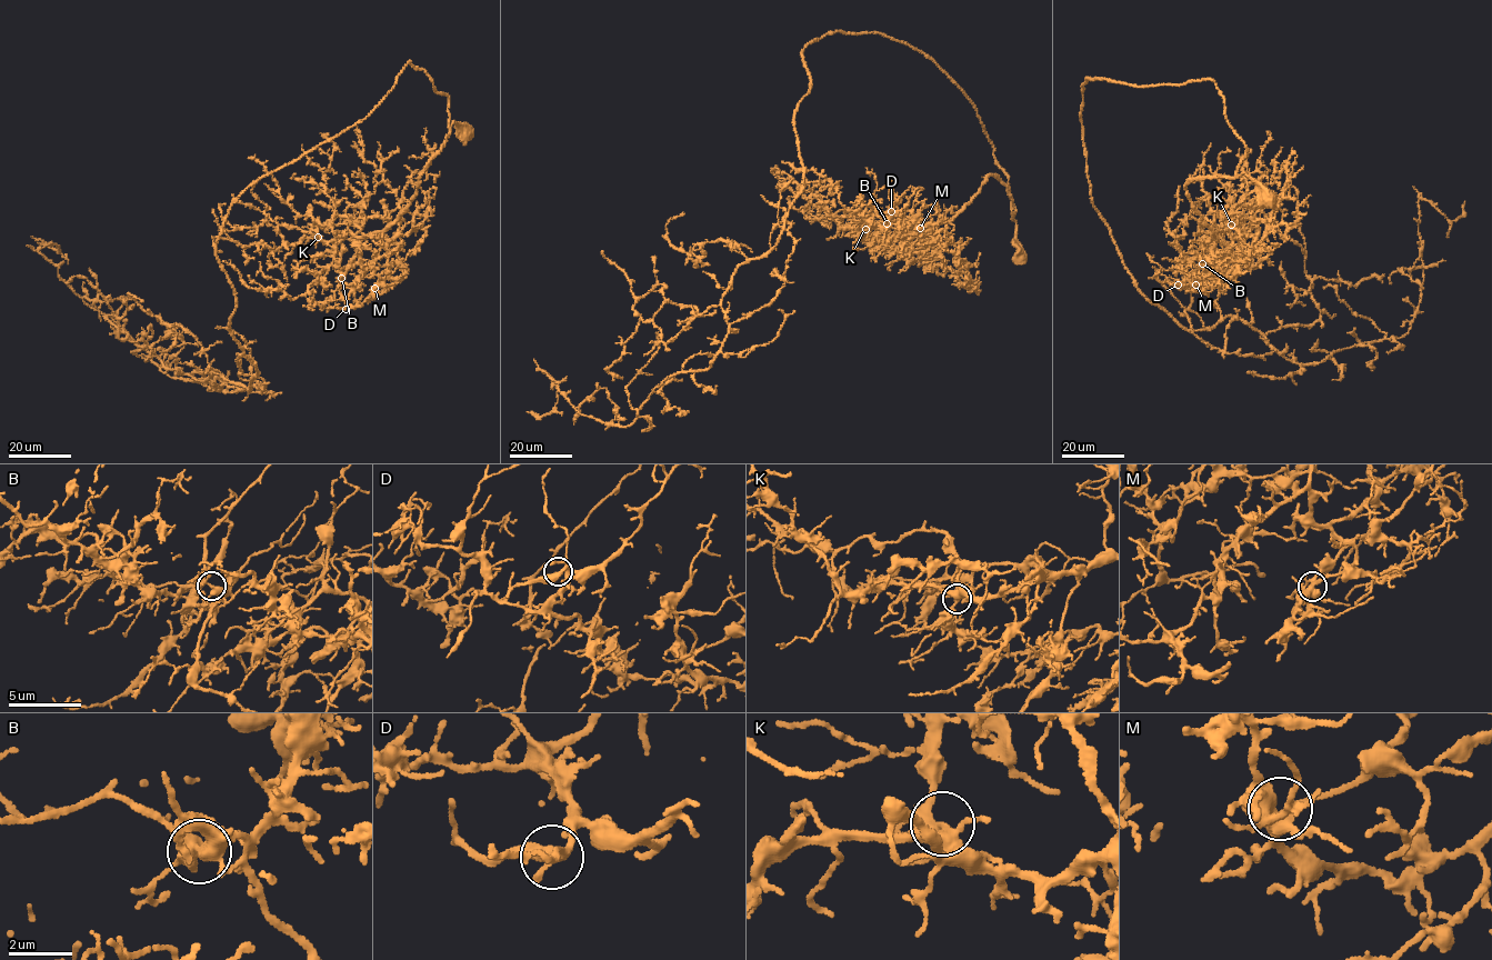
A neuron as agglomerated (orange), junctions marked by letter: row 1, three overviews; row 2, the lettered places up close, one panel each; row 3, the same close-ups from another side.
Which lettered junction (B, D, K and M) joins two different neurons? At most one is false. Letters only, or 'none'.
none

